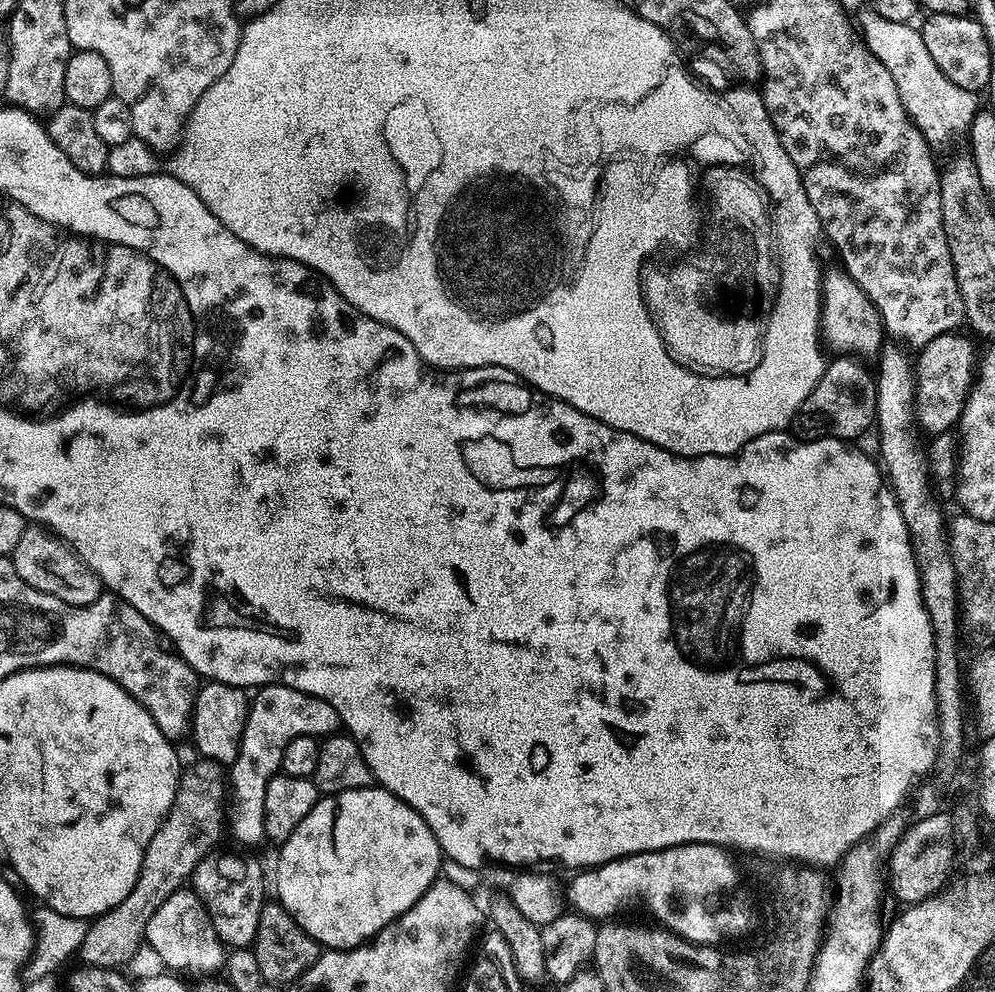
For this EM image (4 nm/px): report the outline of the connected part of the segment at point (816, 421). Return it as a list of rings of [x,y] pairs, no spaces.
[[[836,358],[836,361],[825,367],[822,378],[814,390],[810,390],[810,398],[802,402],[800,411],[796,414],[795,427],[800,427],[801,433],[812,438],[822,436],[833,436],[835,440],[847,440],[849,442],[859,441],[859,436],[877,423],[876,421],[876,379],[877,377],[863,368],[861,361],[856,358]]]

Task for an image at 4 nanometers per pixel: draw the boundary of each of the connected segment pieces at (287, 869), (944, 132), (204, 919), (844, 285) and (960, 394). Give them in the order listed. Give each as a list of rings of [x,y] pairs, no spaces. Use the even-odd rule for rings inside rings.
[[[379,786],[321,795],[320,799],[316,801],[314,810],[310,810],[310,814],[306,814],[306,818],[302,818],[302,822],[298,822],[294,834],[290,834],[290,838],[285,844],[279,845],[278,852],[280,852],[280,857],[276,860],[275,899],[292,915],[294,922],[298,922],[298,926],[302,926],[302,930],[306,930],[306,934],[310,934],[310,938],[314,938],[317,944],[328,950],[347,950],[367,944],[387,924],[397,920],[406,910],[410,910],[410,906],[414,906],[414,902],[418,902],[418,898],[422,898],[422,894],[426,894],[429,886],[441,875],[440,843],[434,838],[430,826],[426,826],[423,818],[405,800],[399,800],[394,793],[387,792],[385,788]]]
[[[864,6],[860,20],[858,16],[858,31],[874,58],[878,58],[878,62],[890,70],[894,86],[898,86],[902,106],[906,106],[908,117],[915,122],[929,144],[939,146],[955,132],[963,133],[972,125],[978,111],[977,93],[954,86],[954,82],[950,82],[950,78],[938,70],[934,58],[930,58],[930,50],[926,50],[926,42],[922,42],[919,31],[912,24],[890,22],[870,6]]]
[[[191,890],[170,894],[170,898],[166,898],[166,902],[154,910],[154,918],[150,918],[150,926],[146,926],[144,939],[147,947],[152,947],[157,958],[168,967],[165,969],[173,973],[185,974],[188,971],[216,974],[224,967],[226,946],[218,938],[204,903]]]
[[[839,267],[823,273],[822,295],[820,298],[820,330],[822,340],[836,351],[836,354],[851,354],[856,358],[875,357],[886,340],[884,323],[880,321],[874,302],[854,282],[854,278]]]
[[[947,332],[934,338],[934,342],[919,349],[917,356],[920,357],[914,360],[914,412],[919,427],[924,427],[928,434],[946,432],[959,425],[964,403],[968,400],[968,391],[972,388],[978,352],[972,349],[972,344],[966,337],[960,335]]]

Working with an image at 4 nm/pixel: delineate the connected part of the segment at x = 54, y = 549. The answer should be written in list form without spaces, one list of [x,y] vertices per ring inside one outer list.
[[[43,526],[25,527],[10,559],[14,570],[18,570],[18,578],[22,578],[22,582],[34,586],[34,590],[54,594],[54,598],[62,598],[62,602],[67,604],[86,606],[102,594],[102,585],[94,570],[90,570],[90,566],[86,566],[86,562],[82,562],[78,553],[68,547],[59,536]]]

